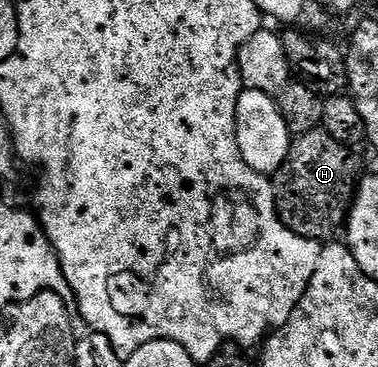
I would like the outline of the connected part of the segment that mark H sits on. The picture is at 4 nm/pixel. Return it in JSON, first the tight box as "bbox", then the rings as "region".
{"bbox":[271,129,361,241],"region":[[[322,129],[300,135],[292,142],[289,157],[285,157],[281,169],[277,169],[271,179],[275,207],[279,210],[281,221],[289,230],[306,239],[331,241],[338,236],[335,235],[338,231],[340,234],[346,228],[351,206],[355,204],[355,189],[361,178],[355,154],[352,148],[341,145],[341,141],[333,141],[333,137],[329,137],[329,133]]]}

